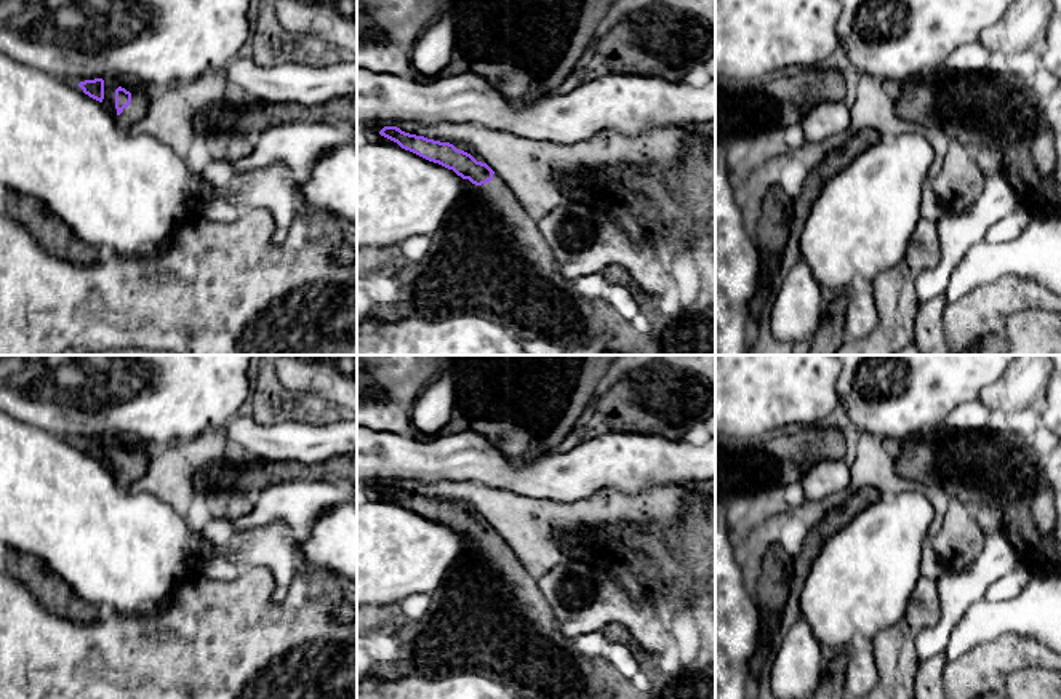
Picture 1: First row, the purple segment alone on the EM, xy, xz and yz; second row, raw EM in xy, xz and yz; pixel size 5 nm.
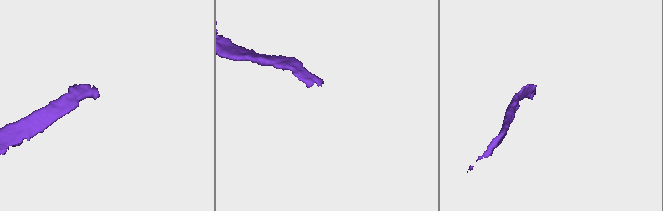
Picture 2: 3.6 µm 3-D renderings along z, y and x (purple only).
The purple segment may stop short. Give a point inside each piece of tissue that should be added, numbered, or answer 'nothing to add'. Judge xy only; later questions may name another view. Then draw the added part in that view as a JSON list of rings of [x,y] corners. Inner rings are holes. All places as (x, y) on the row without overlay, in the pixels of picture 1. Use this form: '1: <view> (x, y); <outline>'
1: xy (136, 469); [[[104,437],[104,457],[102,464],[107,472],[114,477],[114,481],[126,491],[131,483],[142,478],[147,472],[150,457],[144,453],[142,441],[123,440],[120,437]],[[122,445],[131,451],[131,461],[118,473],[115,467],[115,448]]]

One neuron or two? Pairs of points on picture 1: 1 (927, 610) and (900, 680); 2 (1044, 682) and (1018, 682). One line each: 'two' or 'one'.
1: one
2: one

